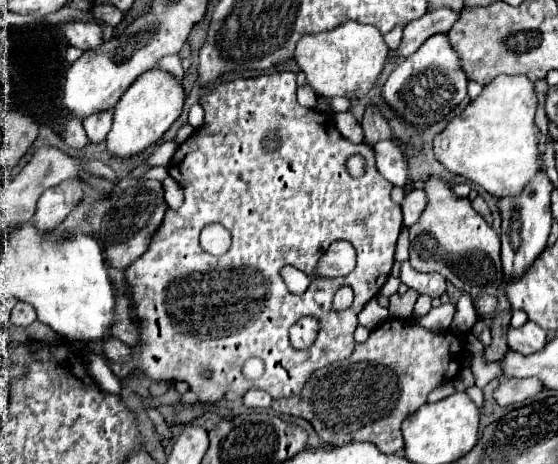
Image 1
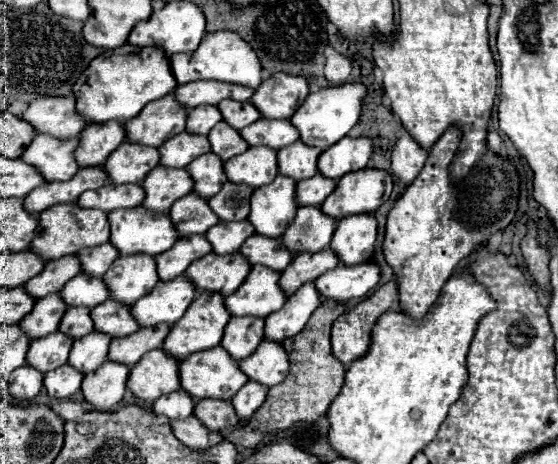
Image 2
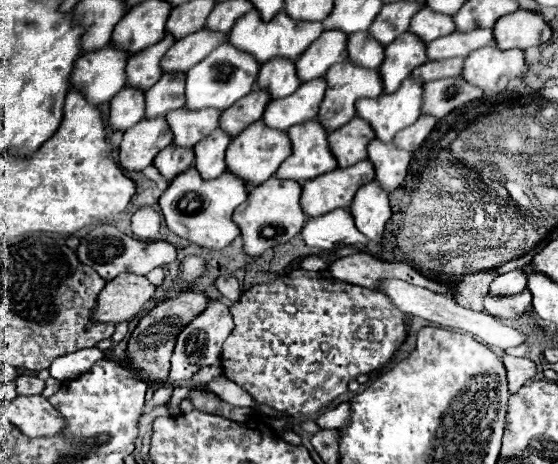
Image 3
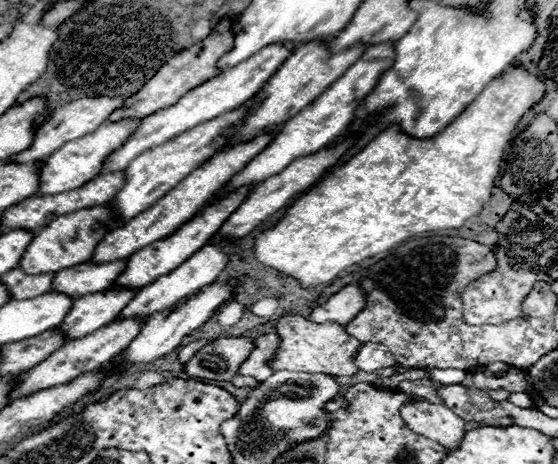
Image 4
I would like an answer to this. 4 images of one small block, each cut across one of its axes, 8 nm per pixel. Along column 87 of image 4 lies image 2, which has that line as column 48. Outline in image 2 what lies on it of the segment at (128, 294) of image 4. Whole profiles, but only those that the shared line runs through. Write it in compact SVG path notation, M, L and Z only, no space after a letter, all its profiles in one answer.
M52 294L48 298L38 298L32 314L28 314L24 322L20 322L20 328L30 340L44 338L58 330L64 312L66 312L66 304L58 294Z

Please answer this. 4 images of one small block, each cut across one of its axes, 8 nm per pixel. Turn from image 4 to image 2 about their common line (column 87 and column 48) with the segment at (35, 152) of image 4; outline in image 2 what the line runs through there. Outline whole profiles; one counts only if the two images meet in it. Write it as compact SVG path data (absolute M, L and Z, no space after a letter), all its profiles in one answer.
M42 98L40 102L30 102L22 118L34 128L38 134L50 134L60 140L76 138L88 122L84 122L76 114L76 98Z

